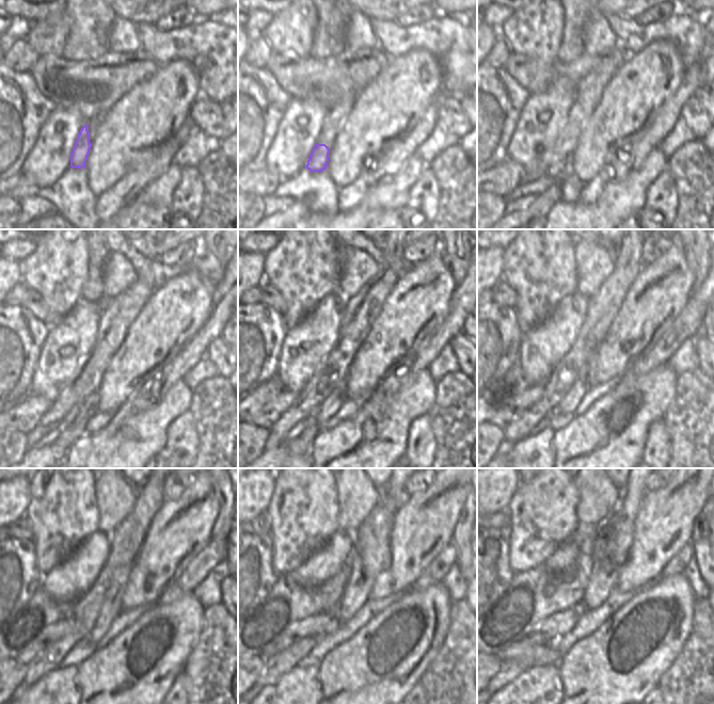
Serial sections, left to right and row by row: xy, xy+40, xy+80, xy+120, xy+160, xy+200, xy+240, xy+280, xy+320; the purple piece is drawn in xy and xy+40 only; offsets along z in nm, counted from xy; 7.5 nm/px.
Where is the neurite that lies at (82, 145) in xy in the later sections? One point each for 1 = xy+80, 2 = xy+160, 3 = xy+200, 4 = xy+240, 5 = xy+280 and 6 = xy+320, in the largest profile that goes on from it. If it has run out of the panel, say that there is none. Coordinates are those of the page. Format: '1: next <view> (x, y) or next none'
1: next xy+80 (556, 170)
2: next xy+160 (302, 446)
3: next xy+200 (539, 446)
4: next xy+240 (60, 685)
5: next xy+280 (301, 685)
6: next xy+320 (537, 685)

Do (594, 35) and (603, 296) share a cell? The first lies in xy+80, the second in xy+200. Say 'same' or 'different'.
different

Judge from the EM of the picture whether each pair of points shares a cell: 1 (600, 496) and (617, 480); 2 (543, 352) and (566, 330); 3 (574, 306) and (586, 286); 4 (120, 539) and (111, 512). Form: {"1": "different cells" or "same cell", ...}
{"1": "different cells", "2": "same cell", "3": "different cells", "4": "different cells"}

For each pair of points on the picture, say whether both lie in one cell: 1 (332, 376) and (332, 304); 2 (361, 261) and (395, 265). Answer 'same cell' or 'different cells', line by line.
1: different cells
2: different cells

